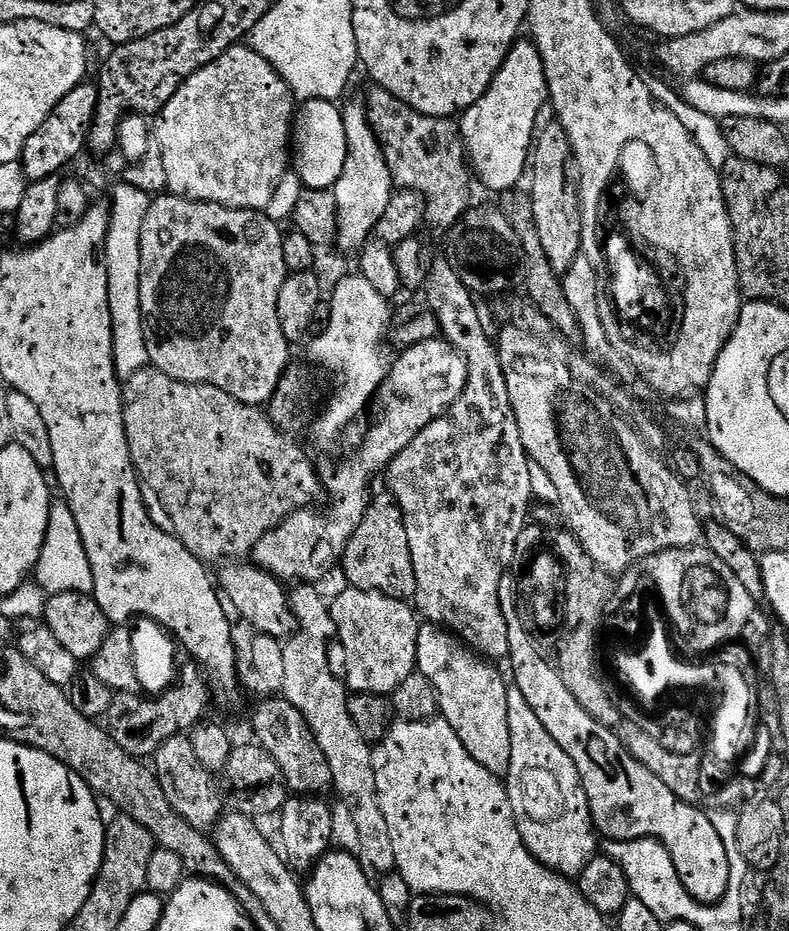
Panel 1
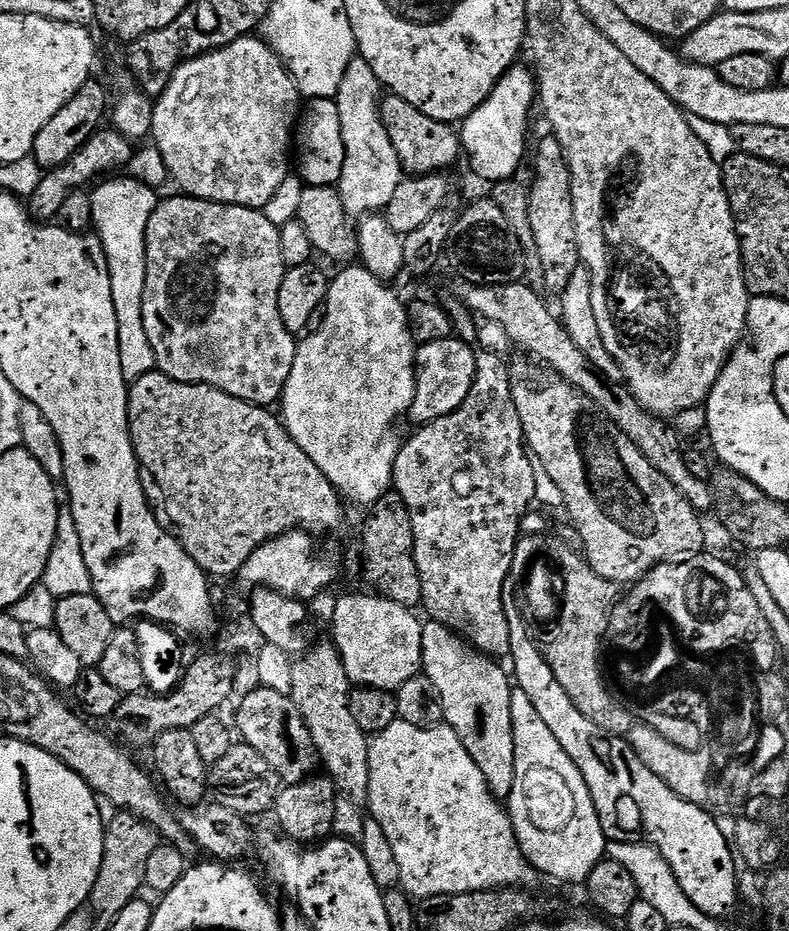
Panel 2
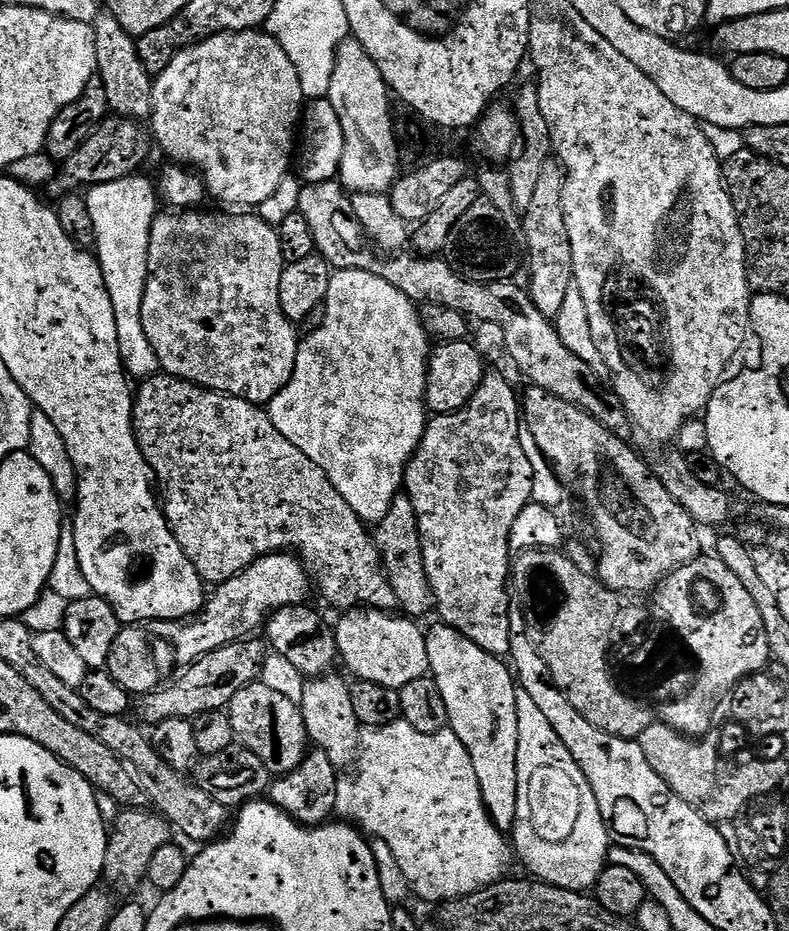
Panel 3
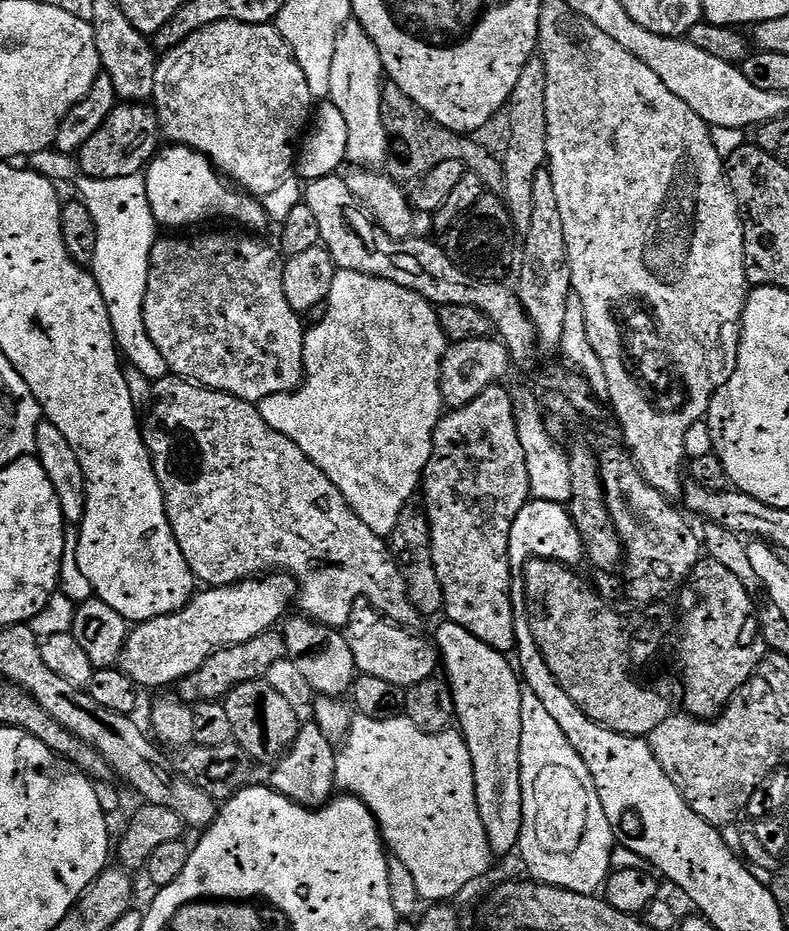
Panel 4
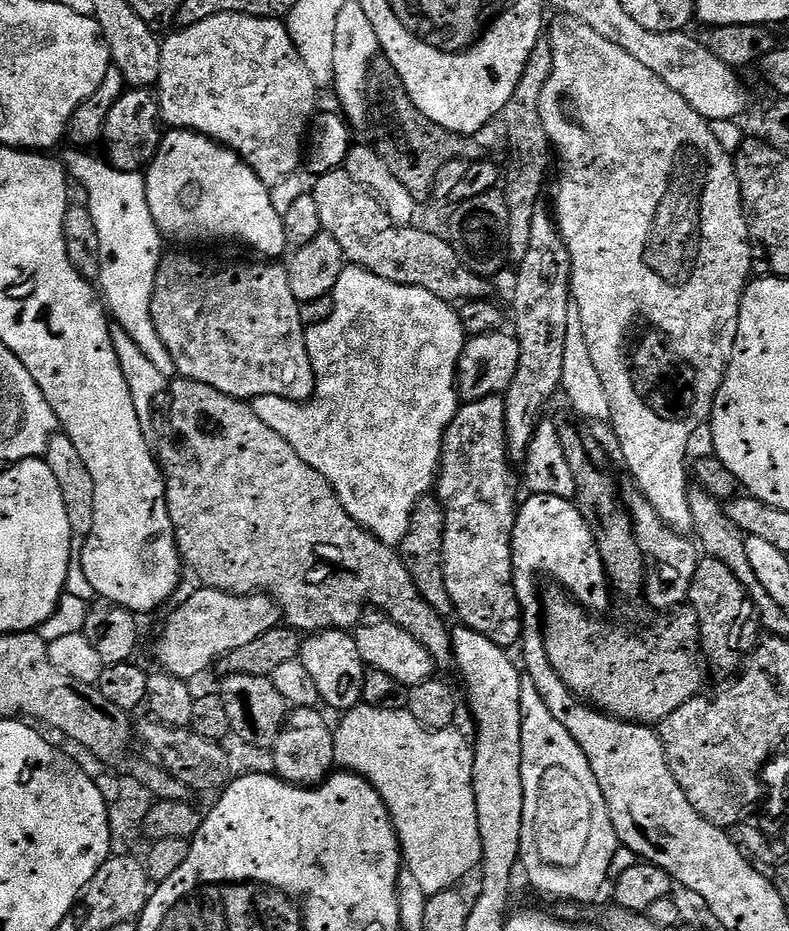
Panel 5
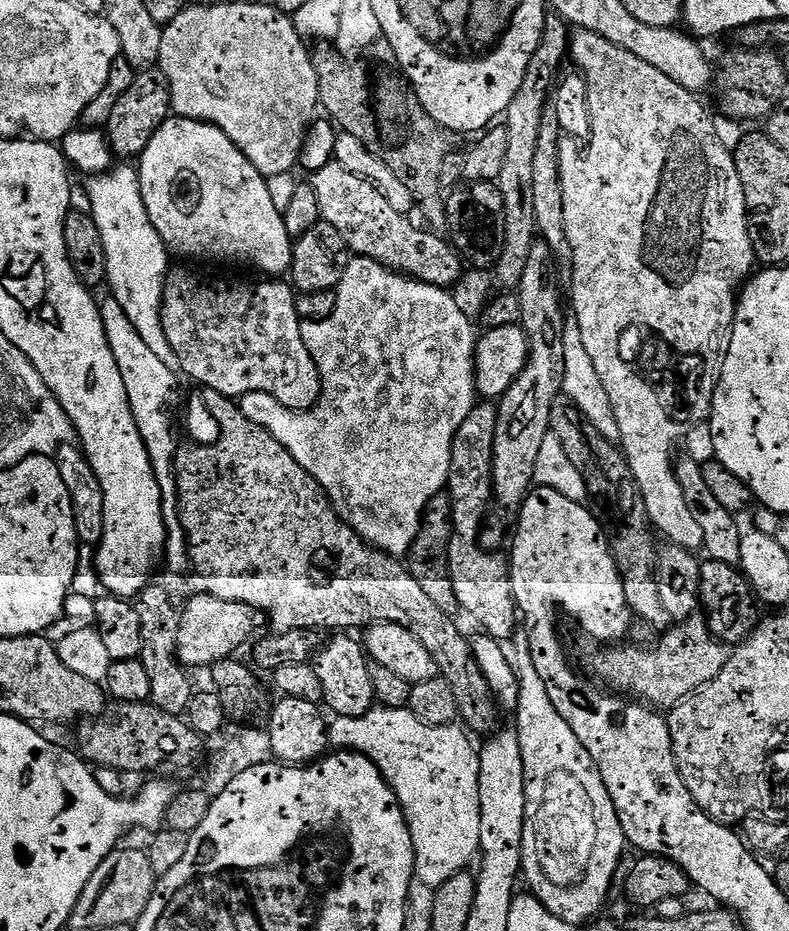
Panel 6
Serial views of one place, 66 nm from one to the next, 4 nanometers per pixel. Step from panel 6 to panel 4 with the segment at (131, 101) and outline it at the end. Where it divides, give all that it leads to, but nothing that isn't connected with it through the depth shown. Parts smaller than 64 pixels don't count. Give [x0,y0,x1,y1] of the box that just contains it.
[78,103,162,180]

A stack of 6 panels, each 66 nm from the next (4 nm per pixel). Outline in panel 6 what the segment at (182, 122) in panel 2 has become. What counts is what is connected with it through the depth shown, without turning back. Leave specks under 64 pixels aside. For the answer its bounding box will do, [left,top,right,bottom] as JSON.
[158,2,321,177]

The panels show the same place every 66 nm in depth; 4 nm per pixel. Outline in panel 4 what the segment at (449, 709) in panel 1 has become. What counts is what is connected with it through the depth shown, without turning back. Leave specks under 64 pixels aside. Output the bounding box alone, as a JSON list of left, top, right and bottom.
[434,622,522,857]

